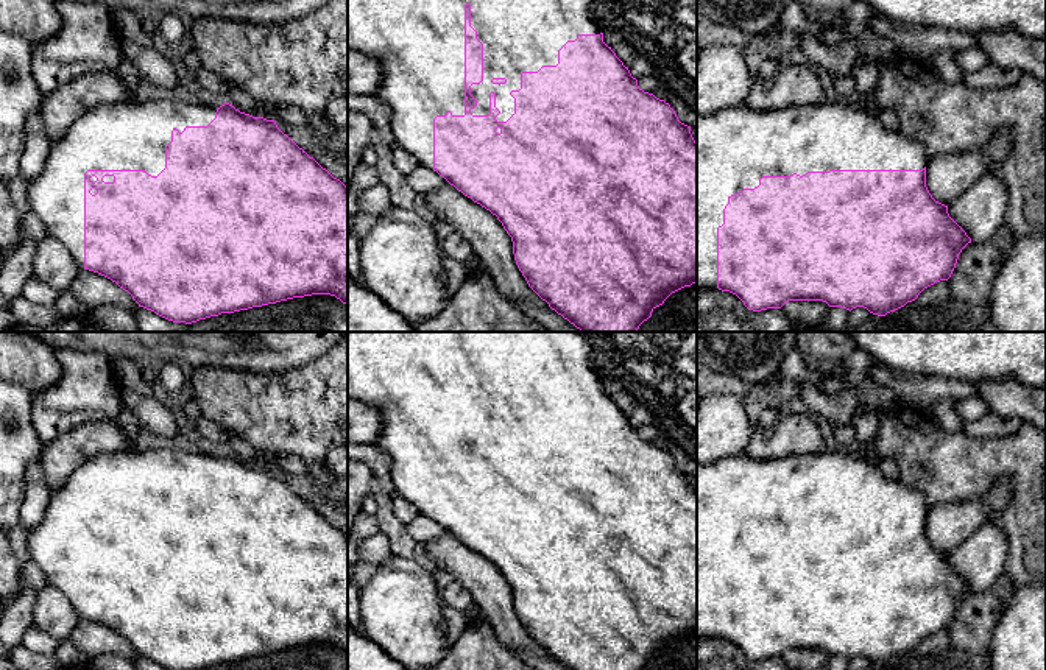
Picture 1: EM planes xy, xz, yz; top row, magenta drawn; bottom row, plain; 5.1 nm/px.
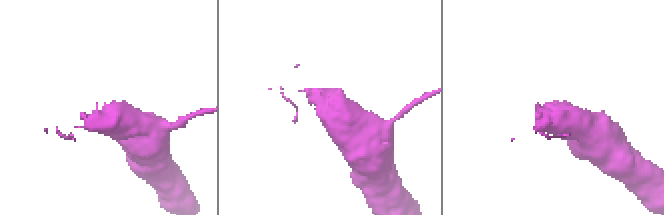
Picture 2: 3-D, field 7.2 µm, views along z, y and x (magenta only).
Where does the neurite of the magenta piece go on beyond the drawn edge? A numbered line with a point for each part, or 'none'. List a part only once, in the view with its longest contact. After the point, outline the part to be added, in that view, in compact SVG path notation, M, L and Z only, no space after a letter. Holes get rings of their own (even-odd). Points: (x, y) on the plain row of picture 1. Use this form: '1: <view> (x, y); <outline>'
1: xz (415, 379); M348 332L348 397L369 404L379 410L382 418L382 430L376 446L390 457L391 483L394 494L402 495L413 503L421 514L433 519L433 467L446 464L465 464L465 354L471 354L471 376L477 380L477 388L483 393L483 430L471 435L471 444L477 449L477 455L471 458L472 464L489 463L489 443L496 443L496 457L500 463L497 471L507 471L514 463L514 447L511 439L521 438L522 421L538 421L542 414L558 413L558 399L567 391L575 390L578 383L603 382L599 371L592 366L591 344L583 332Z

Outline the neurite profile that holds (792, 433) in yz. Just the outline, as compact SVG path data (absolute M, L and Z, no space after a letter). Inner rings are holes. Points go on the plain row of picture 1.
M779 414L767 428L756 427L744 453L753 460L818 453L825 443L812 414Z

